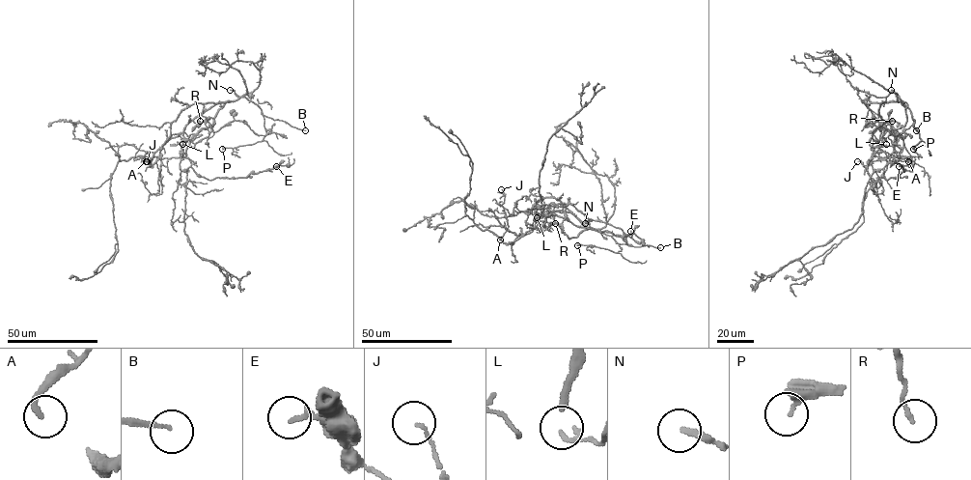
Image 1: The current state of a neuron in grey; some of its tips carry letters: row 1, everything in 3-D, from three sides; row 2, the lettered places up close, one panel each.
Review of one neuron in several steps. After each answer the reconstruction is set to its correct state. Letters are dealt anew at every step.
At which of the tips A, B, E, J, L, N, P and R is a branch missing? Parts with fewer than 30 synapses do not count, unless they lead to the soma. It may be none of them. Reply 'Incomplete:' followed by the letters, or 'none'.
Incomplete: B, N

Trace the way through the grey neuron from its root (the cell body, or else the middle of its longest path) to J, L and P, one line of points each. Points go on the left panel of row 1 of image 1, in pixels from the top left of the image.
J: (163, 145), (147, 160), (150, 165), (147, 161)
L: (163, 145), (183, 129), (186, 142), (182, 144)
P: (163, 145), (214, 105), (246, 98), (262, 110), (266, 134), (252, 144), (222, 149)

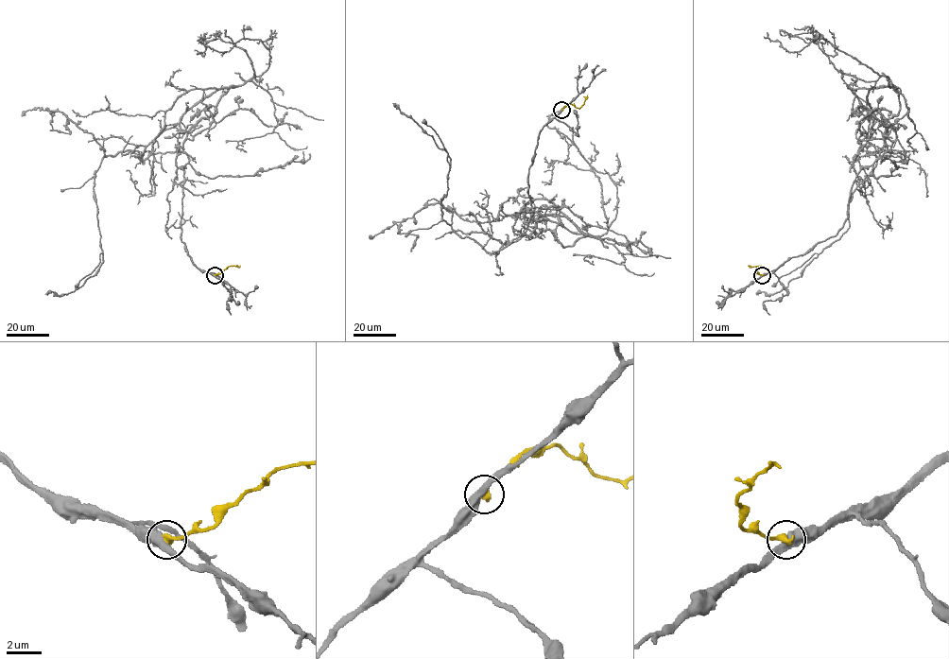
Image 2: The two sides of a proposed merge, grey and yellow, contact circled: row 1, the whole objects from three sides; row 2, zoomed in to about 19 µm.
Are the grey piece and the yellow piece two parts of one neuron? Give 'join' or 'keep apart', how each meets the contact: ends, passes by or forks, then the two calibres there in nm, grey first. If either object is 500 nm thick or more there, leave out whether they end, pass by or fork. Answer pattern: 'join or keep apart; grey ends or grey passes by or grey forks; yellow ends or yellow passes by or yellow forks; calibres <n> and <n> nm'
keep apart; grey passes by; yellow ends; calibres 460 and 380 nm

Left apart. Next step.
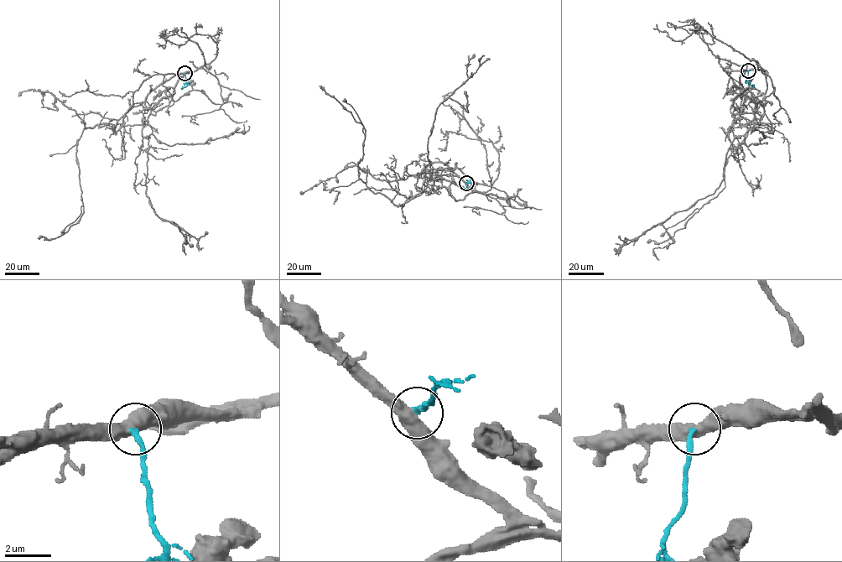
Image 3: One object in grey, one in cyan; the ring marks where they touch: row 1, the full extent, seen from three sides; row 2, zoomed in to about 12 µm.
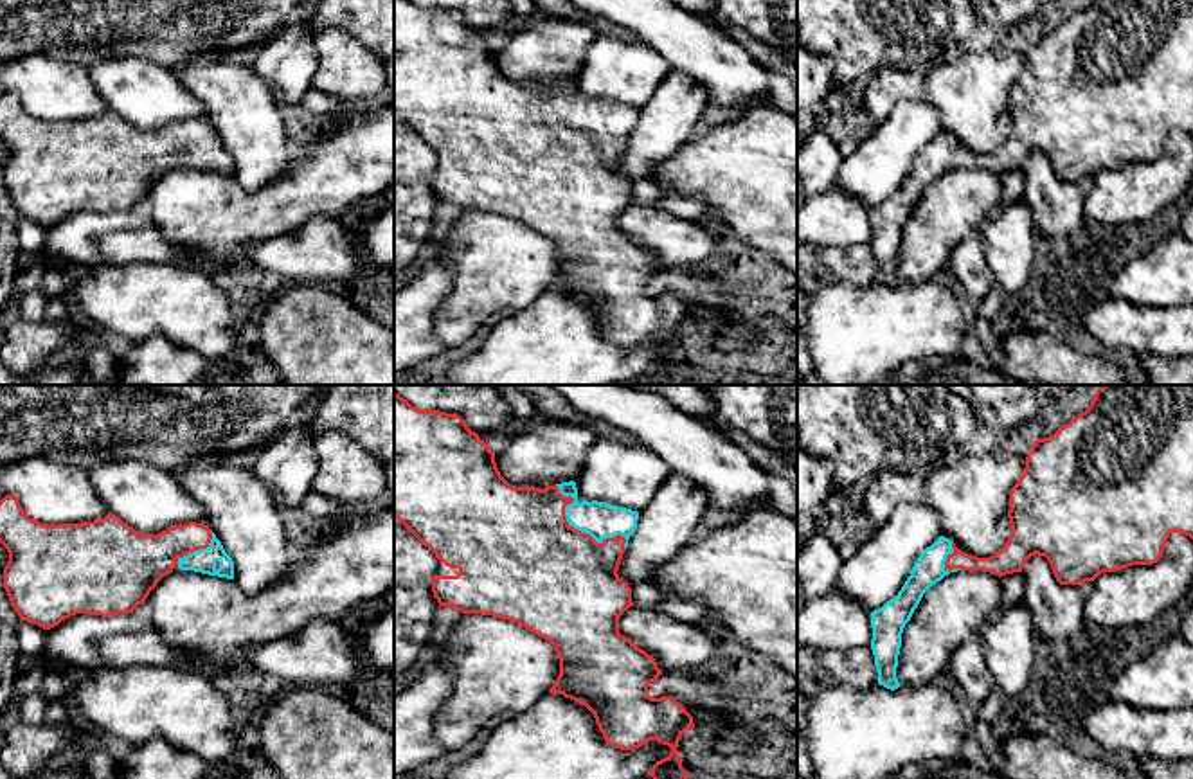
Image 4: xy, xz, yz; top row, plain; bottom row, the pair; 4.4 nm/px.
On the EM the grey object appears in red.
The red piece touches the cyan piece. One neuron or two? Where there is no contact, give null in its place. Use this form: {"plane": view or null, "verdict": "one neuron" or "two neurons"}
{"plane": "xz", "verdict": "one neuron"}

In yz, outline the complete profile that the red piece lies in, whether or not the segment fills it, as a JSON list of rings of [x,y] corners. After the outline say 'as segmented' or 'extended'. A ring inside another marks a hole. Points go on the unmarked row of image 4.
[[[1090,0],[1053,32],[1033,38],[1024,70],[1009,88],[1008,115],[1011,133],[990,155],[966,151],[948,135],[939,133],[919,151],[898,193],[871,209],[871,246],[880,282],[891,288],[900,284],[896,264],[903,225],[923,191],[950,169],[982,167],[1002,175],[1022,169],[1026,158],[1038,151],[1047,155],[1060,182],[1081,182],[1103,169],[1157,160],[1171,130],[1182,130],[1193,137],[1193,0]]]; extended

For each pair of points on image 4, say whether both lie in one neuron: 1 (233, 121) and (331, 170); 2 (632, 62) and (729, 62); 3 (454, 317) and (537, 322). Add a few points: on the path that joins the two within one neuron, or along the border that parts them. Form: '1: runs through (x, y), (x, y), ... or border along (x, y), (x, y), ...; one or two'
1: border along (296, 161), (281, 177), (261, 188); two
2: border along (639, 36), (672, 67); two
3: border along (535, 301), (499, 317), (484, 331); two

